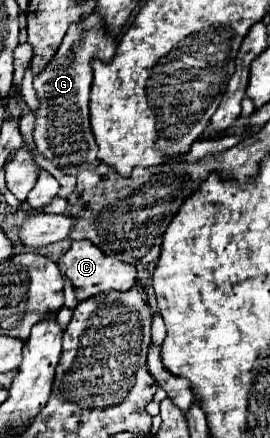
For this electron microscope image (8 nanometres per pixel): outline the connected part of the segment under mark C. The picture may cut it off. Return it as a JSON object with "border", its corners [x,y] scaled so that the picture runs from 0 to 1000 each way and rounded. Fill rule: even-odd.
{"border":[[[278,548],[263,557],[263,566],[219,589],[219,616],[226,626],[263,644],[263,653],[278,658],[278,676],[293,689],[396,667],[396,662],[478,662],[500,639],[507,639],[507,616],[485,603],[456,603],[411,584],[389,584],[359,562],[344,562],[322,548]]]}

